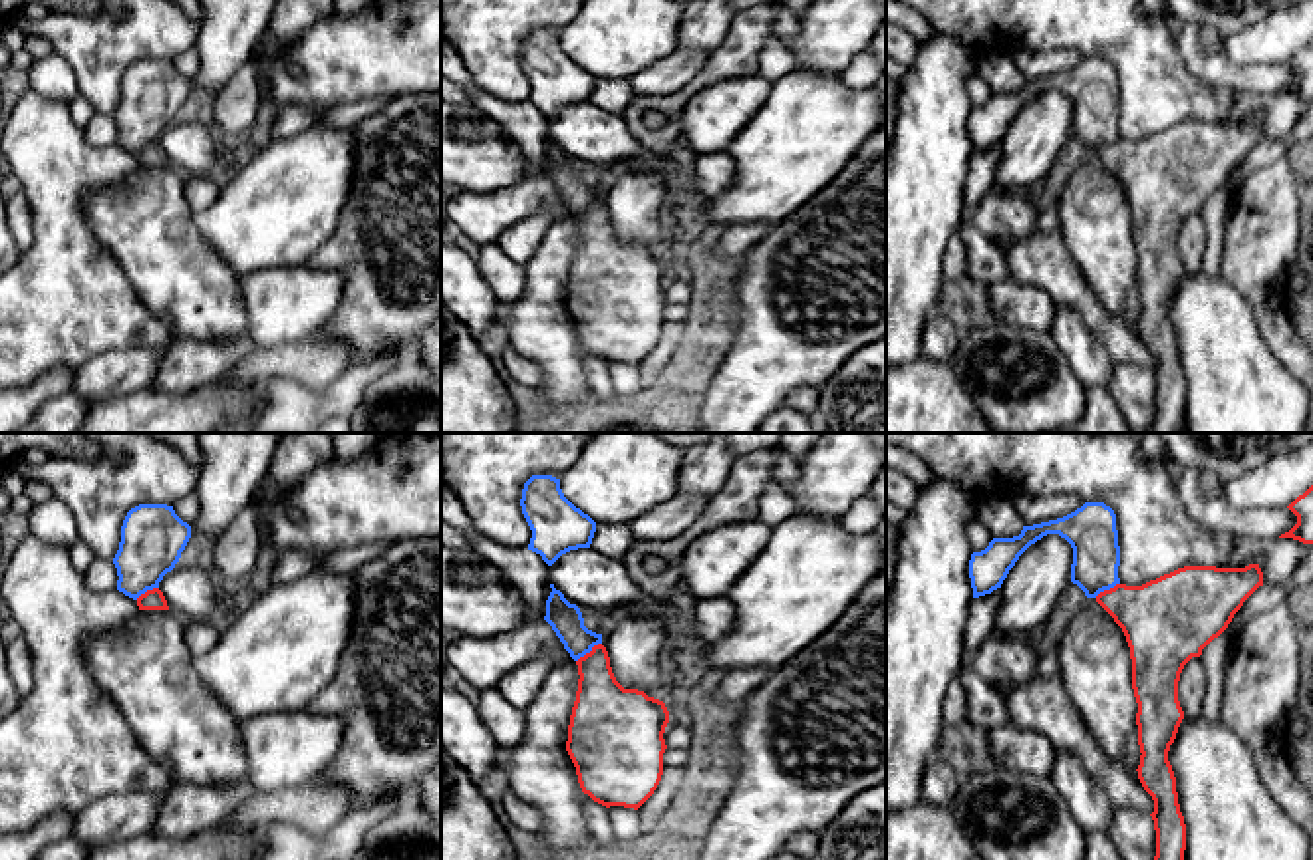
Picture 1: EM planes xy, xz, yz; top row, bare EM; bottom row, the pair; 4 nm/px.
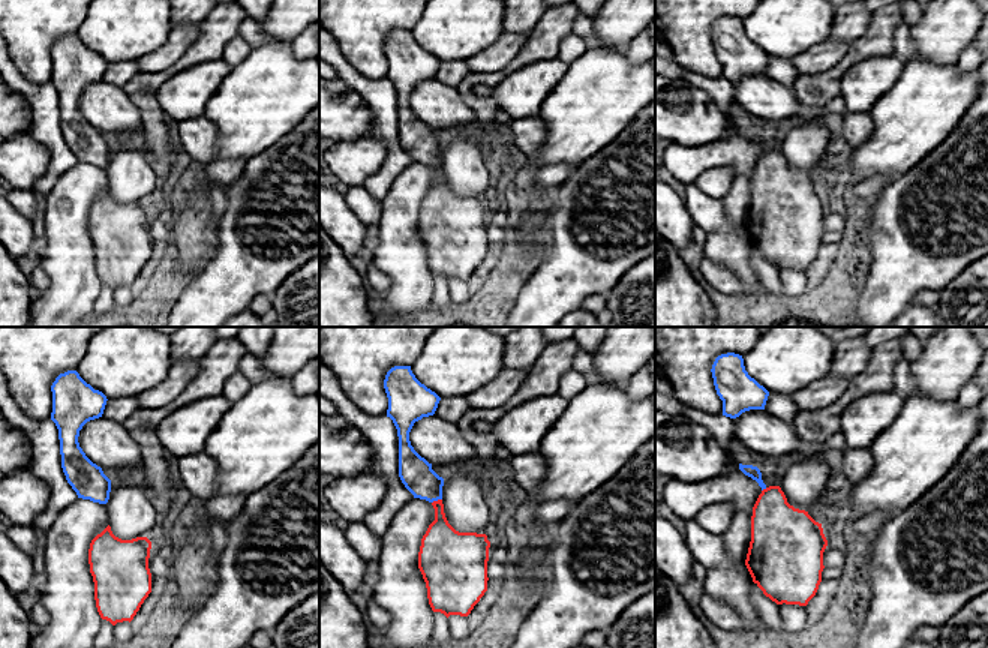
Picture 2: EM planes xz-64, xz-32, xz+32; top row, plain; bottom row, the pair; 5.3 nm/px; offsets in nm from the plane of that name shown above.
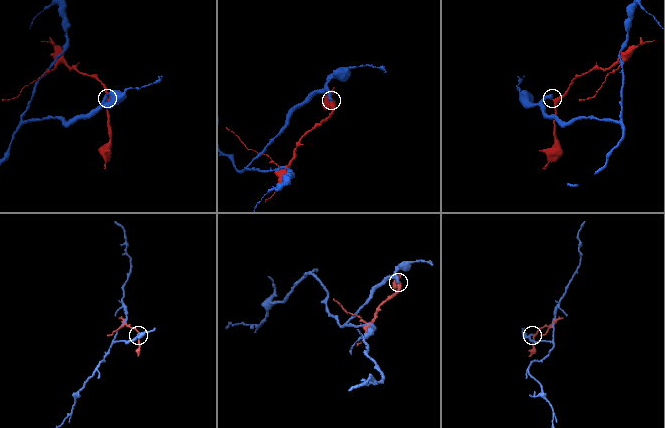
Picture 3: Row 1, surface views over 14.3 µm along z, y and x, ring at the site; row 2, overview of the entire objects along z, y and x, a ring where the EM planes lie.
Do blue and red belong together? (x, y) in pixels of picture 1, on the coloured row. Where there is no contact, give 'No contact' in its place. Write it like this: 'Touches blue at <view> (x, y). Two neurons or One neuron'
Touches blue at xz (588, 652). Two neurons

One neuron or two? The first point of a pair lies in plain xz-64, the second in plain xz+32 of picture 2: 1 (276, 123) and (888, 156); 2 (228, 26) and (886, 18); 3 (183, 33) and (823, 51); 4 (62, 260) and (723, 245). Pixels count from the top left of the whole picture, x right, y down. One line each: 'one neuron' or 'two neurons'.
1: one neuron
2: one neuron
3: one neuron
4: one neuron

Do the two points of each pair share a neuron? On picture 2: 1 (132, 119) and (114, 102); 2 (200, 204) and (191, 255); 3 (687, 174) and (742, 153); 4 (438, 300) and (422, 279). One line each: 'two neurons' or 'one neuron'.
1: one neuron
2: one neuron
3: one neuron
4: two neurons

